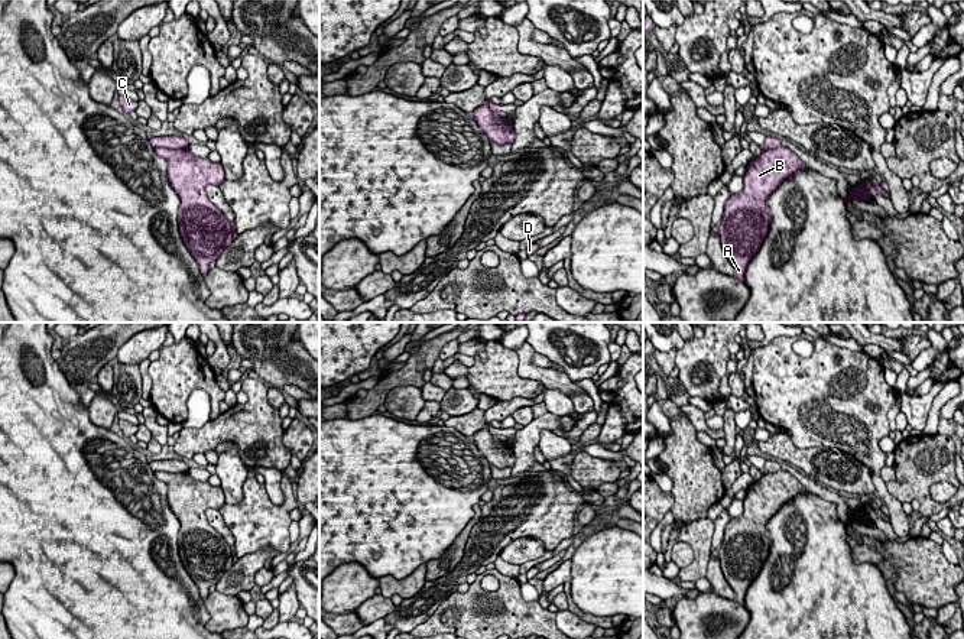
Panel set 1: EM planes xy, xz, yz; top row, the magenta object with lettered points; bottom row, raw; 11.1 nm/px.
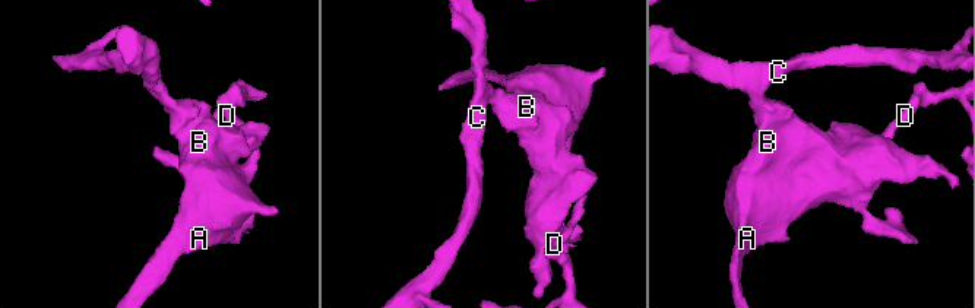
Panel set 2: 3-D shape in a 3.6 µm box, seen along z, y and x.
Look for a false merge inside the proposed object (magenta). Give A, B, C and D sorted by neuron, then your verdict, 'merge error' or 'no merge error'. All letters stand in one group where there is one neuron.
A B D / C; merge error

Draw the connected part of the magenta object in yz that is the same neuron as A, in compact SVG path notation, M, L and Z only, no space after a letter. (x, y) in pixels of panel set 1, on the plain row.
M788 471L763 473L749 486L743 513L726 525L718 559L740 606L744 606L747 588L769 555L767 522L786 502L795 503L801 493L808 493L805 486Z

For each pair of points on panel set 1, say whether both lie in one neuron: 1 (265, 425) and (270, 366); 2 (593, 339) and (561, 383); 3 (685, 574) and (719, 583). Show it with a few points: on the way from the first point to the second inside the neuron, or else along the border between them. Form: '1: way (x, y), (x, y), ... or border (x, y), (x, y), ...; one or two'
1: border (259, 378), (263, 382); two
2: border (562, 372), (573, 383); two
3: border (713, 542), (704, 576); two

